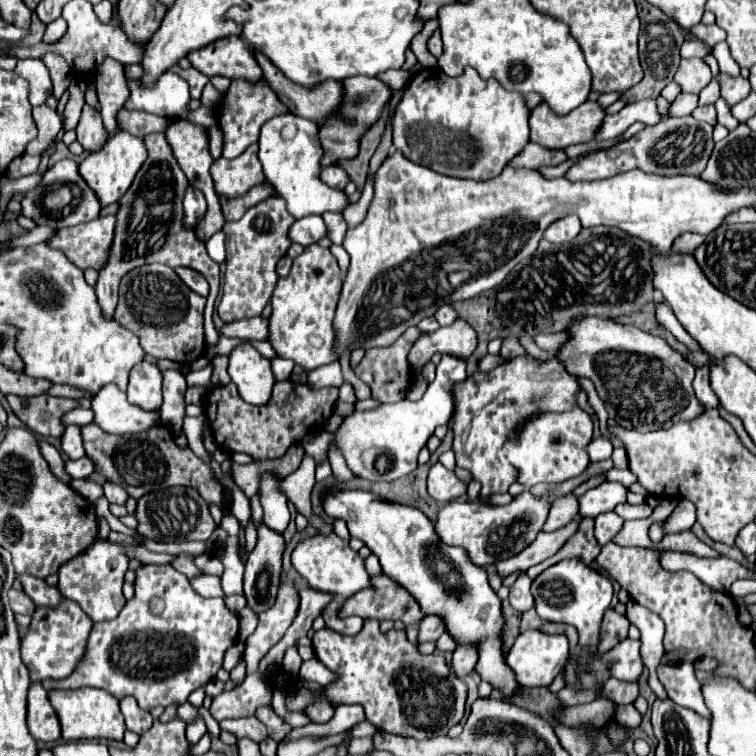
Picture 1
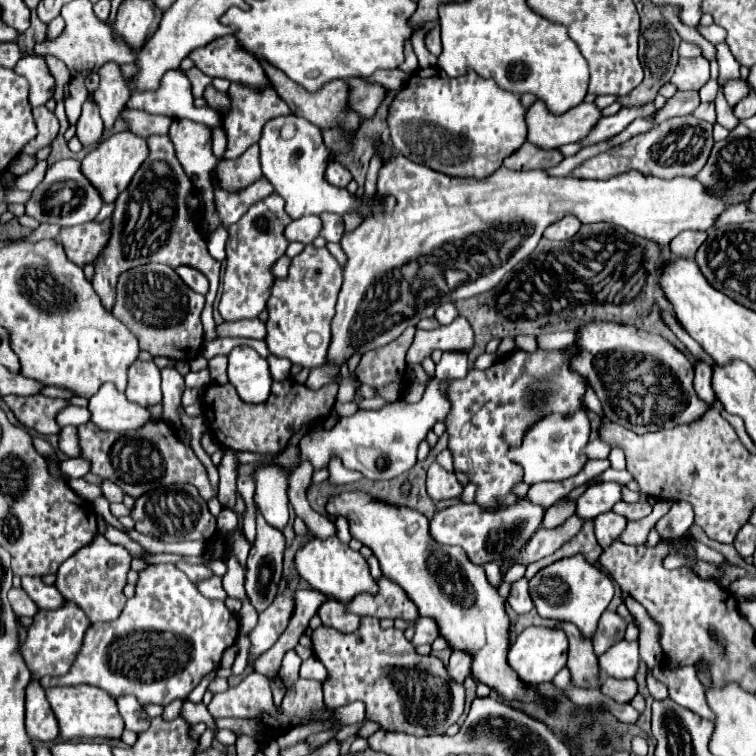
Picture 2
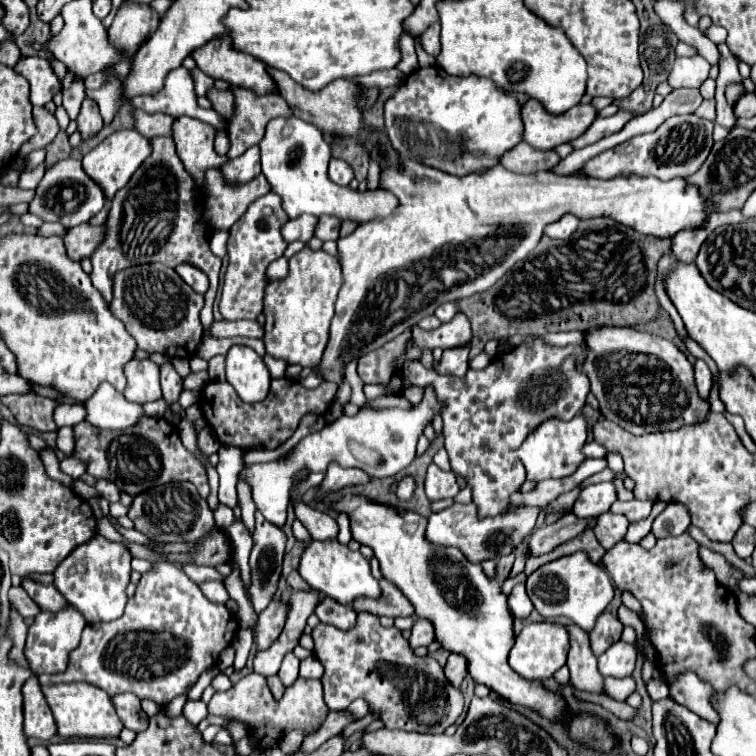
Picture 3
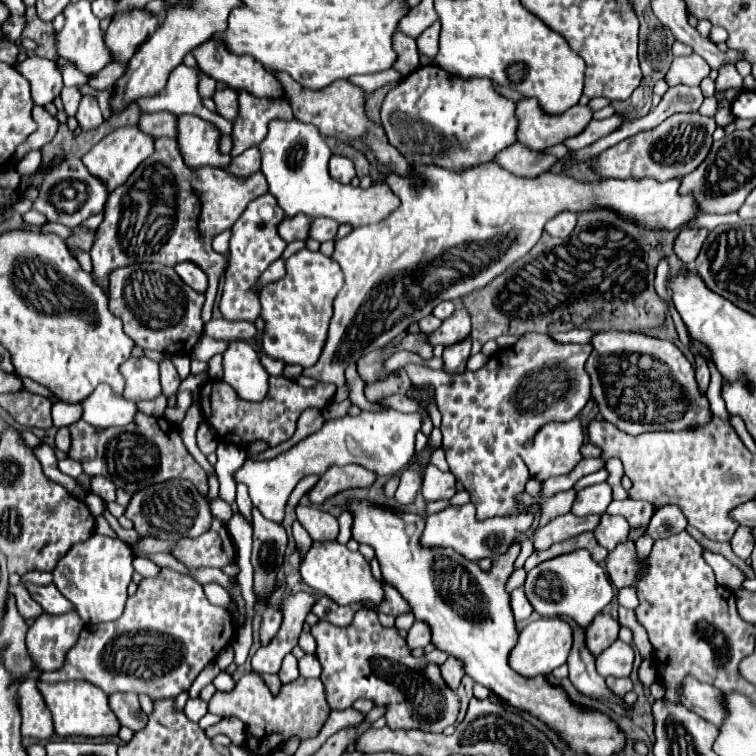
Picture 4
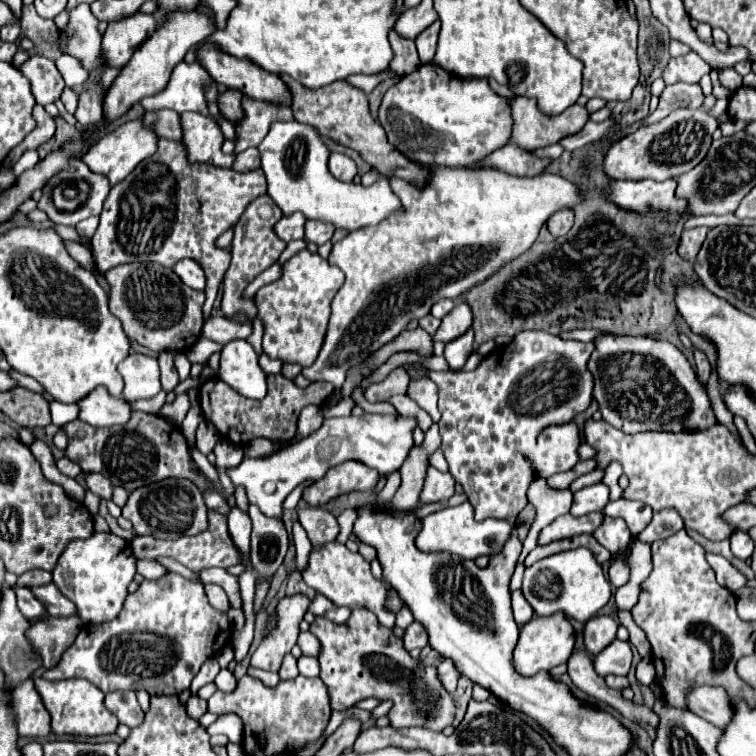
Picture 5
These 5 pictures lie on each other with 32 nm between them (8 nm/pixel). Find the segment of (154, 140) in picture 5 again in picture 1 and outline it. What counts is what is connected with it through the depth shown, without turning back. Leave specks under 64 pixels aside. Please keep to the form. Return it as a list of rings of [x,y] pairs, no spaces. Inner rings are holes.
[[[118,132],[106,140],[106,144],[104,144],[104,148],[100,148],[100,152],[90,152],[80,162],[80,174],[90,184],[90,188],[96,192],[100,204],[106,206],[106,204],[118,202],[118,198],[128,190],[136,172],[140,170],[142,162],[146,160],[146,154],[148,154],[148,150],[144,148],[142,138],[136,138],[128,132]]]

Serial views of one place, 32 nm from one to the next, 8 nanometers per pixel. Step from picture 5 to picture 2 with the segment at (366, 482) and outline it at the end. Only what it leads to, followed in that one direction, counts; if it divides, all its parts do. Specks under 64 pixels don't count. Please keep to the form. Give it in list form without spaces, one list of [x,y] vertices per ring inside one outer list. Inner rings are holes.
[[[332,460],[332,464],[328,464],[328,472],[330,472],[328,474],[328,482],[336,484],[336,486],[358,482],[358,480],[364,478],[364,476],[360,476],[360,472],[352,472],[352,470],[344,468],[340,460]]]

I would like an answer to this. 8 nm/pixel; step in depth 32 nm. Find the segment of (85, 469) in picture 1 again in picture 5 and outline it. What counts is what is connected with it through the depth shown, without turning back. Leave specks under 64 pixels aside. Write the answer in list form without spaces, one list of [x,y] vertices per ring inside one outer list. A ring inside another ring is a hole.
[[[66,456],[60,458],[60,460],[56,460],[56,468],[58,468],[64,476],[70,476],[70,478],[76,478],[76,476],[82,472],[82,470],[78,468],[78,464],[72,462],[72,460],[68,460]]]

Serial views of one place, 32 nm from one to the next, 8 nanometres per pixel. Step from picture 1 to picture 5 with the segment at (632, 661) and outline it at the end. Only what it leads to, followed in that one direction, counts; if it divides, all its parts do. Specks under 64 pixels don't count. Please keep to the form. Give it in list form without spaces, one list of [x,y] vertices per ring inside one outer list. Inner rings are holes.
[[[618,638],[594,658],[594,670],[598,676],[606,676],[606,674],[626,676],[630,664],[632,664],[632,650],[628,642],[622,642]]]

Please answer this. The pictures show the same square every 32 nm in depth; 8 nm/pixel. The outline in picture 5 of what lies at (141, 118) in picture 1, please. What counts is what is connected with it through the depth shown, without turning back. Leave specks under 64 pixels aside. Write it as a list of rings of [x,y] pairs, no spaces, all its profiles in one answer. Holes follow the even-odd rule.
[[[160,110],[160,112],[148,112],[144,116],[146,124],[156,124],[158,136],[166,140],[182,140],[182,130],[180,130],[180,114],[172,110]]]

